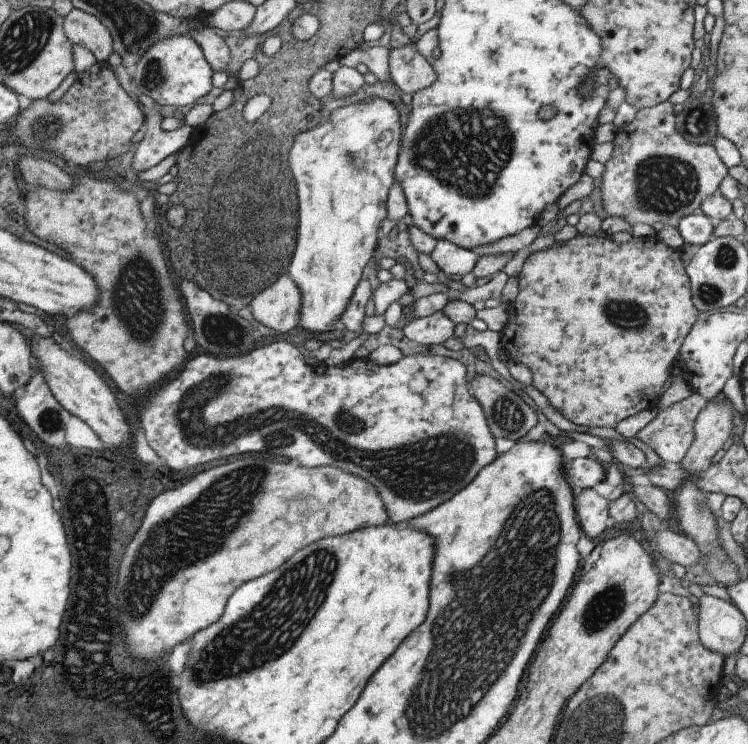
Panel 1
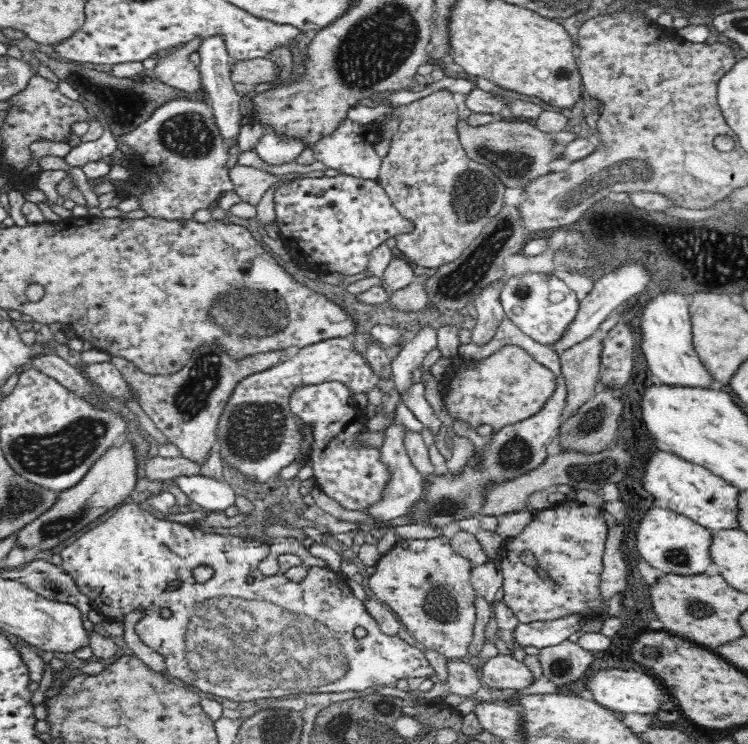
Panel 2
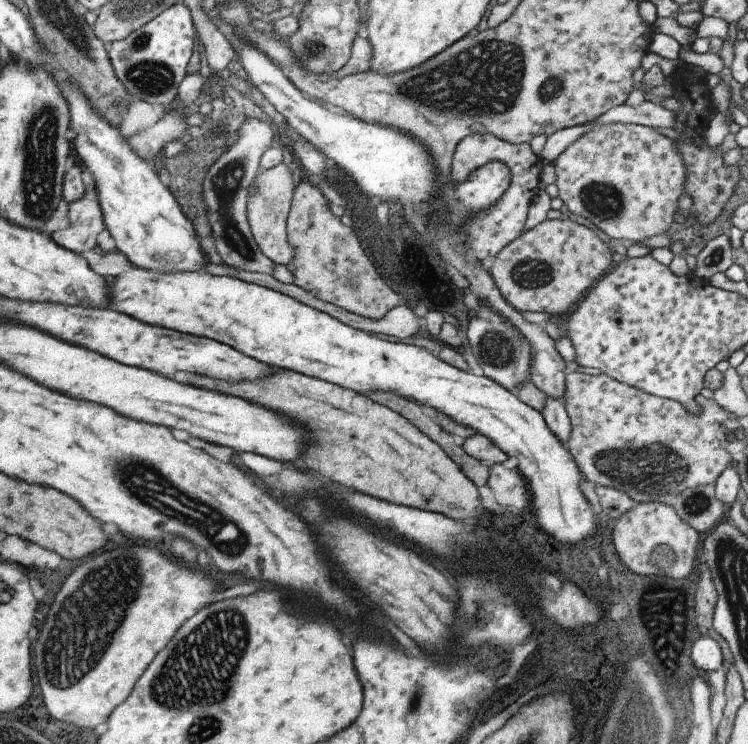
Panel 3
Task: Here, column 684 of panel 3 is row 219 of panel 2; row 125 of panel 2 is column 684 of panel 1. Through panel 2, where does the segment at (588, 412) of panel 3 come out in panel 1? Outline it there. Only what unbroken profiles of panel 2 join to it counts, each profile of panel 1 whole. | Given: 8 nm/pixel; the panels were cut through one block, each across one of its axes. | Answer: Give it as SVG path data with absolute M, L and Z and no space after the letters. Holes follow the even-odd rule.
M692 392L687 398L681 399L664 409L657 410L656 416L637 431L634 437L639 442L643 442L645 446L651 448L663 463L680 463L691 442L693 442L693 423L695 422L695 418L705 408L706 404L707 401L703 397L697 392Z

